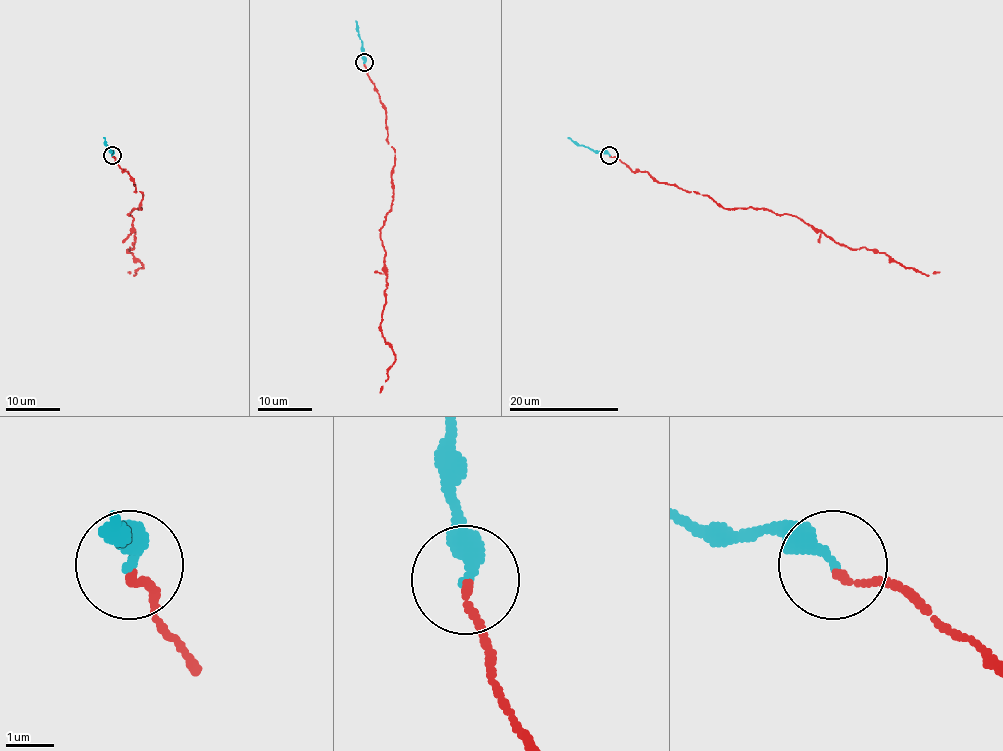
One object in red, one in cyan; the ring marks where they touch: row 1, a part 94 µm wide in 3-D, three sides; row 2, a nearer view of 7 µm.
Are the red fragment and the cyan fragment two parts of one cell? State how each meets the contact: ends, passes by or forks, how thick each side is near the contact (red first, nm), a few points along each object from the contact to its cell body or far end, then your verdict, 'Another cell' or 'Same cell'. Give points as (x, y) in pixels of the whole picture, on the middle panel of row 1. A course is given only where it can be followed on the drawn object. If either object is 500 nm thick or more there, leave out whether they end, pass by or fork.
At the ring red ends. At the ring cyan ends. Thickness 140 nm (red) against 360 nm. Course of red: (364, 62), (395, 152), (392, 205), (380, 230), (385, 253), (380, 330), (395, 359), (380, 393). Course of cyan: (364, 62), (355, 21). Same cell

